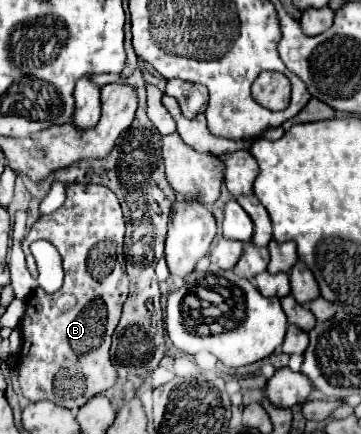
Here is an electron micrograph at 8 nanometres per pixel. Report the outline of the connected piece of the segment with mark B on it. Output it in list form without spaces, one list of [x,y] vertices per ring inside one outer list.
[[[68,184],[66,186],[66,202],[52,214],[40,216],[26,238],[22,240],[22,250],[26,254],[26,264],[32,276],[38,276],[34,256],[30,252],[30,244],[34,240],[52,242],[64,264],[64,284],[58,292],[48,294],[40,286],[26,300],[26,312],[20,322],[22,332],[22,348],[18,356],[18,380],[22,394],[30,402],[50,400],[62,404],[68,410],[78,410],[92,396],[106,392],[116,382],[116,368],[110,360],[110,336],[120,320],[122,304],[128,296],[128,274],[124,268],[124,214],[120,202],[112,190],[98,184]]]

